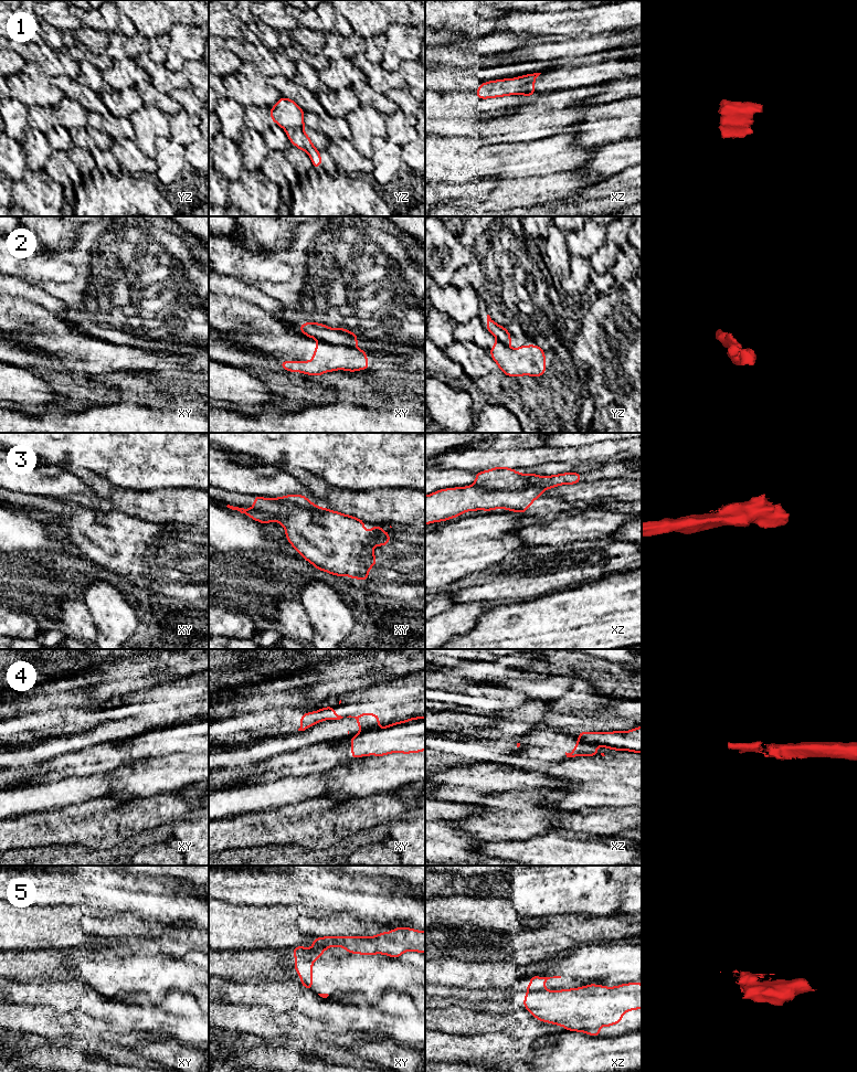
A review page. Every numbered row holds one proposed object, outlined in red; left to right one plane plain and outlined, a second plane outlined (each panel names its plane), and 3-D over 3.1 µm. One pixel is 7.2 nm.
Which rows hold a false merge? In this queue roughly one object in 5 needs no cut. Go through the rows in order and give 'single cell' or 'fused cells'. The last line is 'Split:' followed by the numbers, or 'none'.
1: fused cells
2: fused cells
3: fused cells
4: fused cells
5: fused cells
Split: 1, 2, 3, 4, 5

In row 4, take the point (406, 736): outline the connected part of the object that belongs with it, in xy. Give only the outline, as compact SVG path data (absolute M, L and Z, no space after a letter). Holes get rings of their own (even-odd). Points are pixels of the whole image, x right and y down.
M425 715L358 733L350 742L351 758L425 751Z

